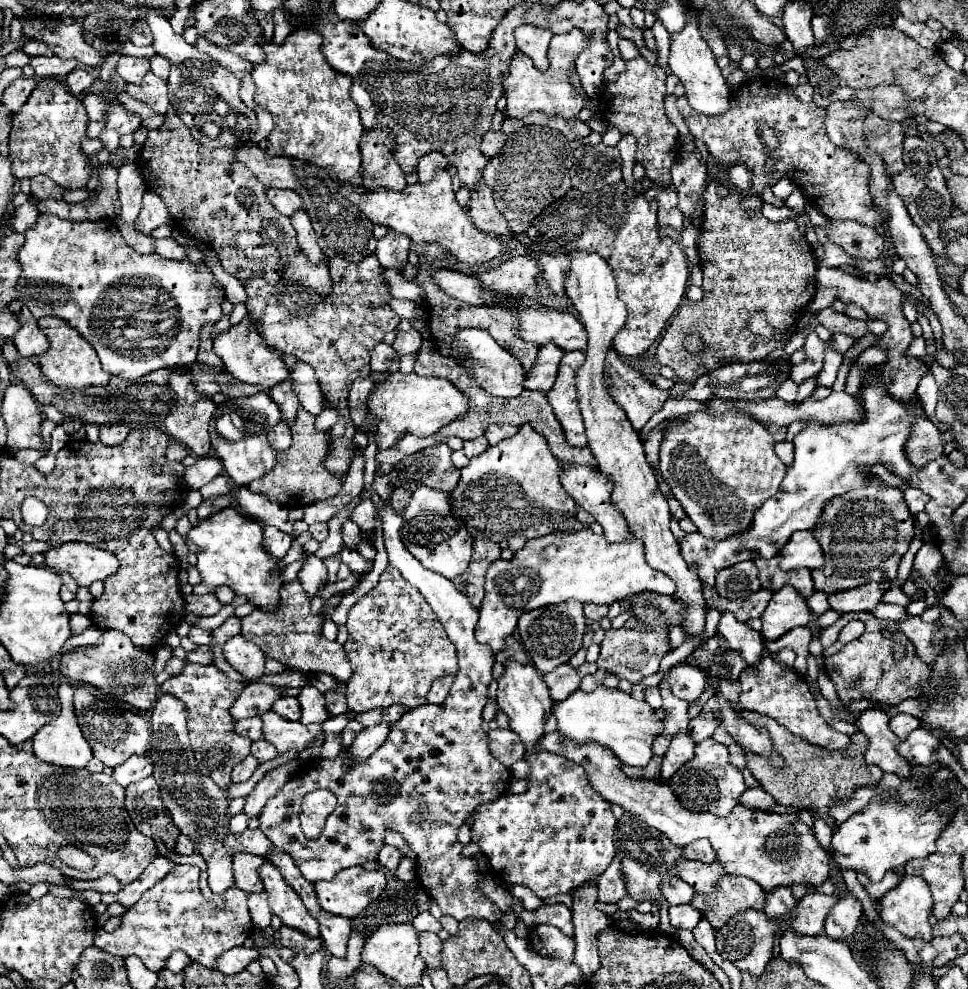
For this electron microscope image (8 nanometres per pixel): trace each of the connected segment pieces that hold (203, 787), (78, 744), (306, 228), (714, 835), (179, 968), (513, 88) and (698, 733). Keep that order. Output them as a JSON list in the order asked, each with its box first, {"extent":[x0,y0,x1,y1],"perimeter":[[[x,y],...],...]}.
[{"extent":[147,694,273,894],"perimeter":[[[163,694],[153,710],[151,710],[151,744],[147,750],[147,756],[153,760],[153,776],[159,782],[161,798],[165,810],[171,814],[175,826],[181,834],[189,836],[195,848],[195,854],[203,856],[207,862],[207,874],[209,874],[209,888],[213,894],[223,894],[227,888],[231,888],[231,858],[239,852],[247,852],[264,858],[267,850],[273,847],[271,842],[263,836],[261,830],[245,830],[245,832],[231,832],[229,830],[229,792],[221,786],[217,786],[211,778],[199,774],[197,760],[193,756],[193,750],[189,746],[187,736],[187,710],[183,710],[183,702],[177,698]]]},{"extent":[33,684,93,768],"perimeter":[[[61,684],[59,686],[59,700],[61,700],[61,712],[59,716],[49,722],[47,726],[43,726],[43,730],[39,730],[33,738],[33,752],[39,760],[51,762],[55,766],[65,766],[65,768],[85,768],[87,762],[93,758],[91,754],[91,746],[85,740],[77,718],[75,718],[75,708],[73,708],[73,686],[71,684]]]},{"extent":[291,212,327,264],"perimeter":[[[299,212],[299,214],[293,214],[291,216],[291,224],[295,226],[297,230],[297,240],[299,240],[299,246],[301,250],[307,254],[307,258],[313,262],[313,264],[327,264],[327,256],[321,252],[321,248],[317,246],[317,234],[309,222],[309,216],[305,212]]]},{"extent":[539,730,829,892],"perimeter":[[[559,730],[545,734],[539,742],[539,750],[555,752],[579,764],[595,792],[609,804],[619,804],[623,810],[639,816],[651,828],[663,832],[675,846],[687,846],[693,840],[707,838],[727,874],[747,876],[763,886],[765,892],[773,892],[779,886],[793,886],[795,882],[819,886],[829,874],[829,854],[815,840],[813,828],[803,824],[795,814],[771,814],[761,810],[749,810],[745,806],[735,806],[729,816],[719,818],[711,812],[693,812],[681,806],[669,786],[663,786],[645,778],[629,778],[623,774],[623,762],[611,754],[607,746],[597,742],[575,744],[563,738]]]},{"extent":[167,952,191,972],"perimeter":[[[173,952],[171,958],[167,960],[167,968],[171,972],[183,972],[189,964],[191,964],[191,960],[189,960],[189,956],[185,952]]]},{"extent":[503,28,587,118],"perimeter":[[[573,28],[567,34],[553,36],[553,40],[549,44],[549,64],[551,66],[545,72],[537,70],[525,54],[517,52],[509,66],[509,74],[503,80],[505,96],[507,96],[507,116],[523,118],[531,112],[543,112],[547,116],[577,118],[581,108],[585,108],[585,98],[577,88],[573,88],[569,78],[575,70],[575,60],[585,46],[587,46],[587,36],[579,28]]]},{"extent":[687,708,719,744],"perimeter":[[[705,708],[705,712],[701,712],[697,718],[693,718],[693,720],[689,722],[687,734],[695,740],[695,744],[697,744],[697,742],[701,742],[701,740],[707,740],[707,738],[711,738],[711,736],[713,736],[715,728],[719,726],[719,722],[715,722],[713,718],[715,718],[715,712]]]}]

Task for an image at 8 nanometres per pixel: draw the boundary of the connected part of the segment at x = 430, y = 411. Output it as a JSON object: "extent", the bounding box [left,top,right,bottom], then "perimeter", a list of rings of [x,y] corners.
{"extent":[369,374,469,450],"perimeter":[[[391,374],[383,384],[379,384],[369,400],[369,412],[377,414],[379,430],[375,434],[375,442],[379,450],[391,448],[403,432],[411,432],[415,436],[433,436],[443,426],[451,424],[459,416],[467,414],[469,400],[463,392],[459,392],[449,380],[441,378],[425,378],[413,374]]]}

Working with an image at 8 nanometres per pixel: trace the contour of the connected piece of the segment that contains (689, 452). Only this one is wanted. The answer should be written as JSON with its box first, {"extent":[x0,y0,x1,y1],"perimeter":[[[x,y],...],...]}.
{"extent":[659,412,787,540],"perimeter":[[[695,412],[687,422],[675,422],[665,430],[659,454],[659,470],[663,480],[671,486],[673,496],[681,502],[687,517],[699,528],[699,534],[711,540],[723,540],[733,534],[743,534],[751,526],[753,512],[767,498],[777,494],[787,468],[783,468],[783,462],[775,456],[773,444],[775,440],[767,428],[745,414],[727,412],[721,418],[711,418],[705,412]]]}

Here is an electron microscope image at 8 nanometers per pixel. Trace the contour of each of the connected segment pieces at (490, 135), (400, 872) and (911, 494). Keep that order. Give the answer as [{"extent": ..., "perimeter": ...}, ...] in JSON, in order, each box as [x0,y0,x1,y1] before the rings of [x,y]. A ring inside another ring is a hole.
[{"extent":[481,132,507,158],"perimeter":[[[487,132],[483,136],[483,142],[481,142],[481,154],[485,158],[493,158],[501,148],[503,148],[503,142],[507,140],[507,136],[503,132]]]},{"extent":[395,858,415,882],"perimeter":[[[401,858],[401,860],[399,860],[399,866],[397,866],[397,870],[395,870],[395,876],[397,876],[399,880],[405,880],[405,882],[415,880],[415,860],[411,860],[411,858]]]},{"extent":[905,488,929,514],"perimeter":[[[909,488],[909,490],[905,490],[905,502],[907,502],[911,514],[919,514],[925,508],[925,504],[929,502],[929,496],[925,492],[921,492],[919,488]]]}]

